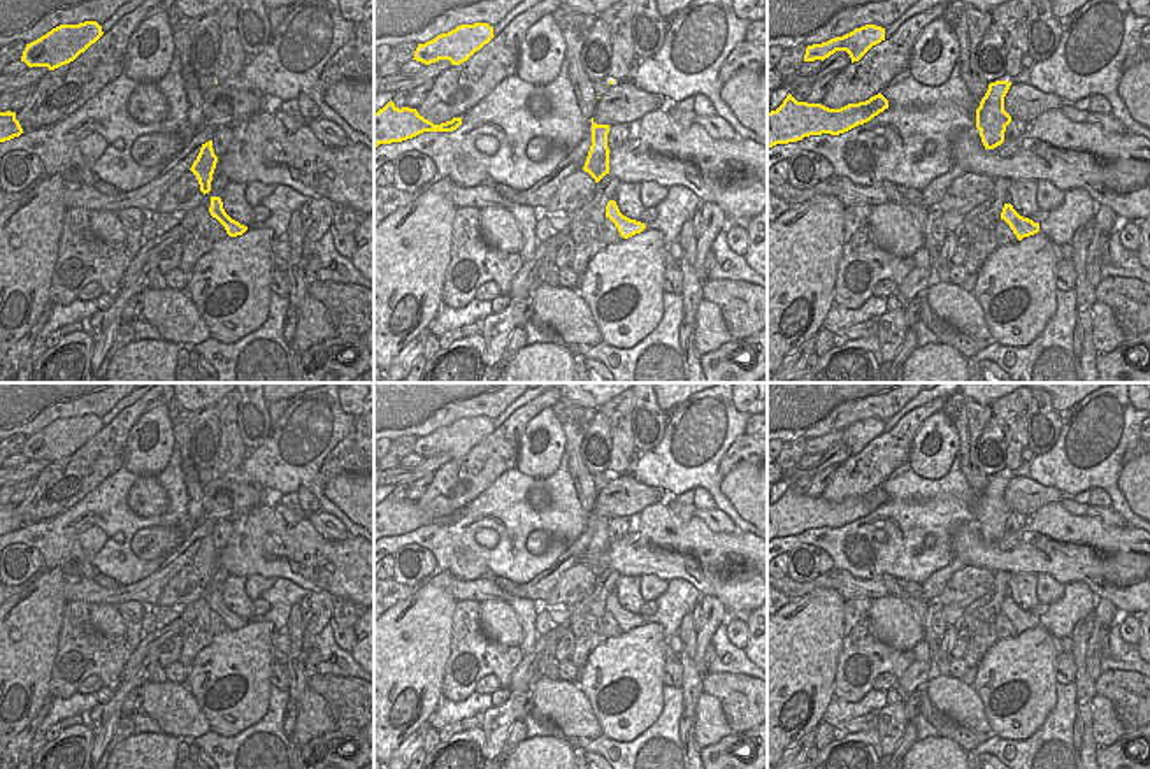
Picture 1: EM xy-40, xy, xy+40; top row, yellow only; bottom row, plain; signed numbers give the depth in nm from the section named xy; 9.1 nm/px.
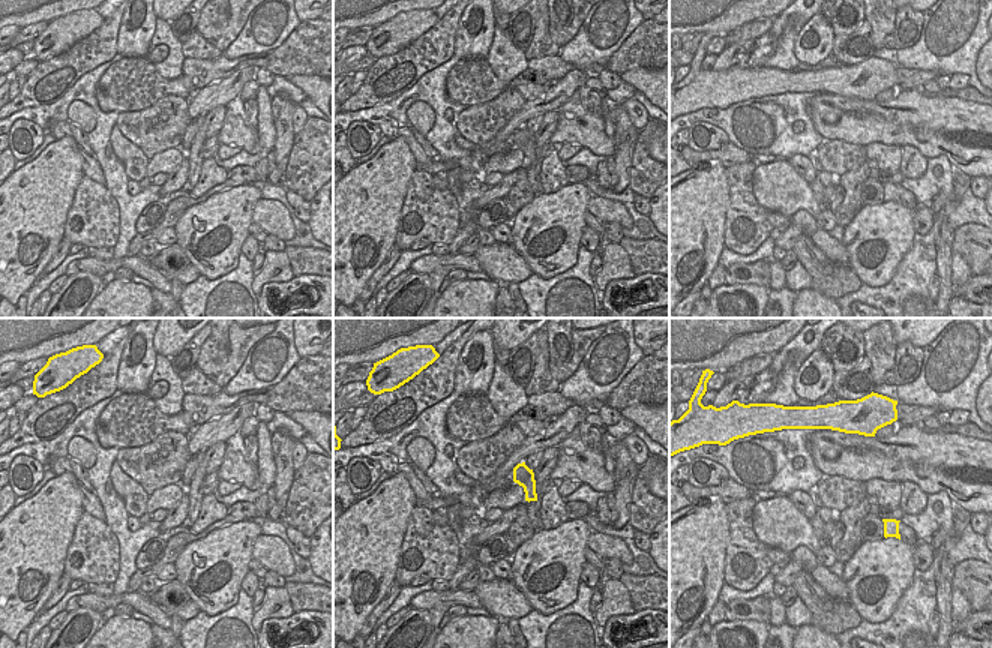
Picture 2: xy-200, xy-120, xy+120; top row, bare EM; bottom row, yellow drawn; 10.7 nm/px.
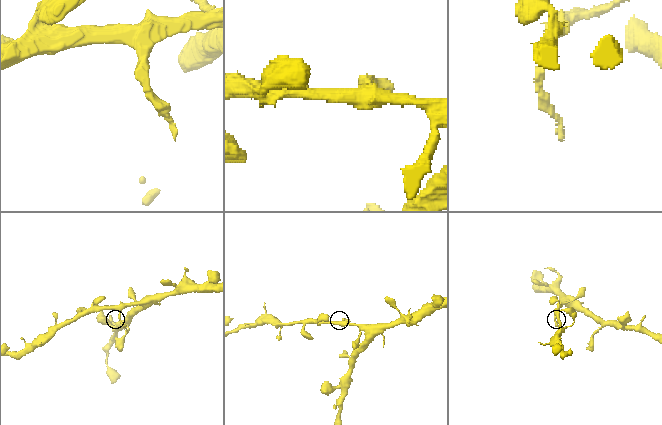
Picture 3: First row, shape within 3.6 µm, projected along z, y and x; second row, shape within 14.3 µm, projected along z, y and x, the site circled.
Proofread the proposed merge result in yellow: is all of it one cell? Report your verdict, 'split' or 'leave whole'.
leave whole

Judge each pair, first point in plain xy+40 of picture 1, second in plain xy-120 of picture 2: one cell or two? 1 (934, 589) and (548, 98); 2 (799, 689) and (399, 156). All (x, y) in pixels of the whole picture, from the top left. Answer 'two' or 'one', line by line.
1: one
2: one

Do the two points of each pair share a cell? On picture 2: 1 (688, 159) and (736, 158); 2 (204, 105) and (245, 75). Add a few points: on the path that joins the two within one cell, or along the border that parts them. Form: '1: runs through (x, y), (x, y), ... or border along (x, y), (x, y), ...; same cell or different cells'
1: runs through (700, 158), (724, 156); same cell
2: runs through (215, 95), (234, 83); same cell

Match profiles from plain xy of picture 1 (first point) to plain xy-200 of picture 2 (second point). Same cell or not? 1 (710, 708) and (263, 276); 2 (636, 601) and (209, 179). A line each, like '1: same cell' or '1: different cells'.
1: same cell
2: same cell

